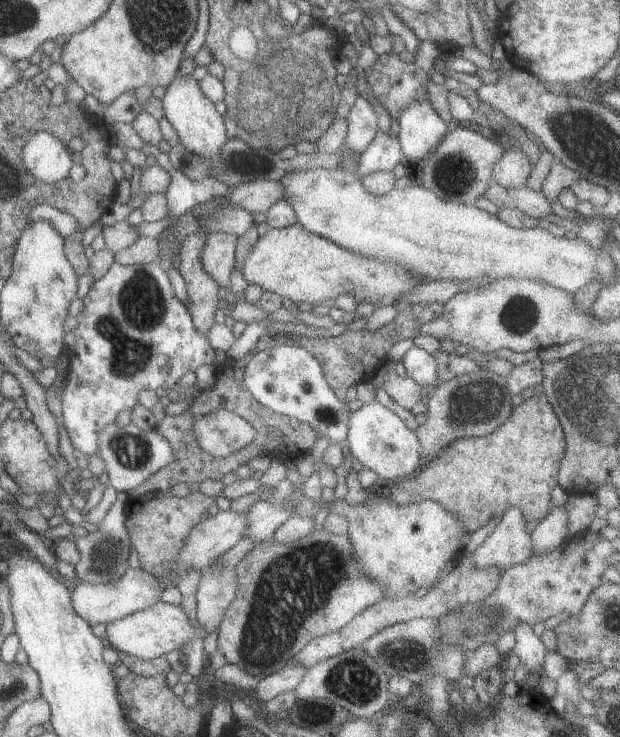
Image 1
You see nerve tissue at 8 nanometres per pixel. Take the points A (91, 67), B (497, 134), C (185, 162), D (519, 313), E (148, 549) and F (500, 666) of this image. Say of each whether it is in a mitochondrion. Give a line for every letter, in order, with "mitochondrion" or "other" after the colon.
A: other
B: other
C: other
D: mitochondrion
E: other
F: other

